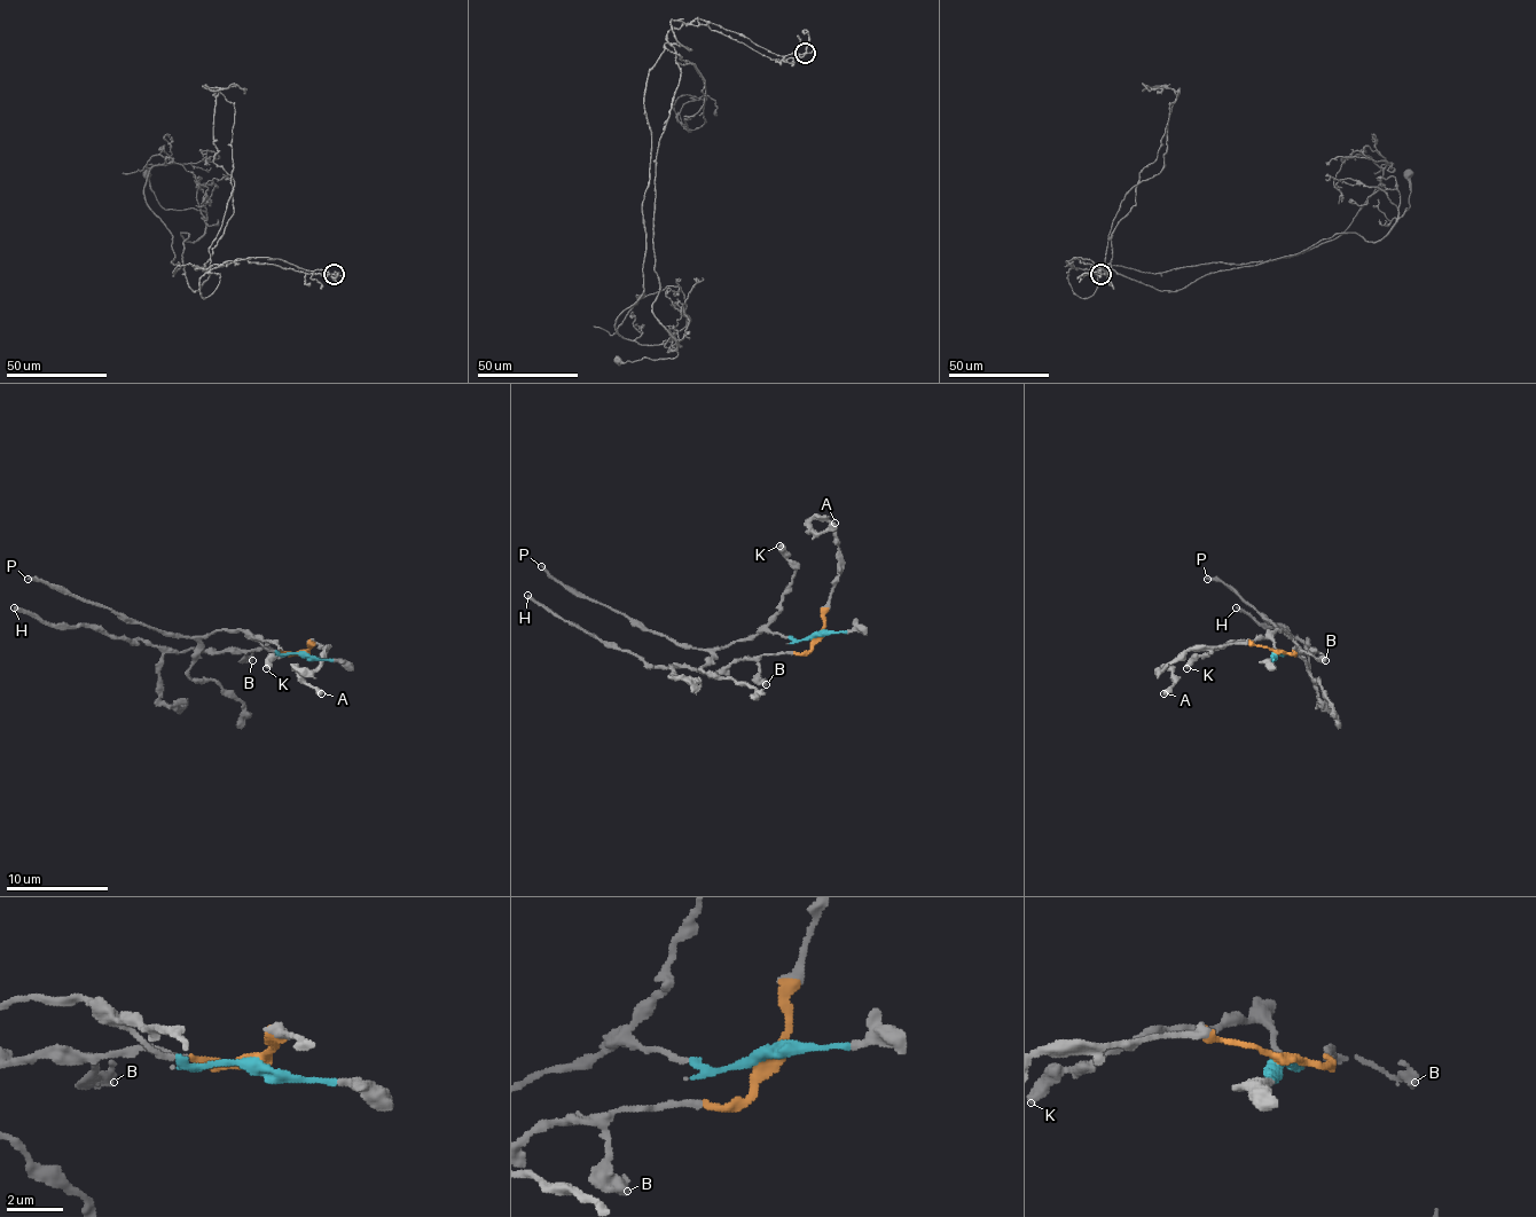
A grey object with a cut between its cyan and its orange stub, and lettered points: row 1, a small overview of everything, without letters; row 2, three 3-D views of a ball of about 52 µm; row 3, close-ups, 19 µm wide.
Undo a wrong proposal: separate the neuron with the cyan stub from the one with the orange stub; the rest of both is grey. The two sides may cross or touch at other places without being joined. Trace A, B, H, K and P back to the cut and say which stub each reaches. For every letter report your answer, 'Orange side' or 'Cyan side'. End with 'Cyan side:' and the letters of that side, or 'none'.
A: Orange side
B: Orange side
H: Orange side
K: Cyan side
P: Cyan side
Cyan side: K, P

